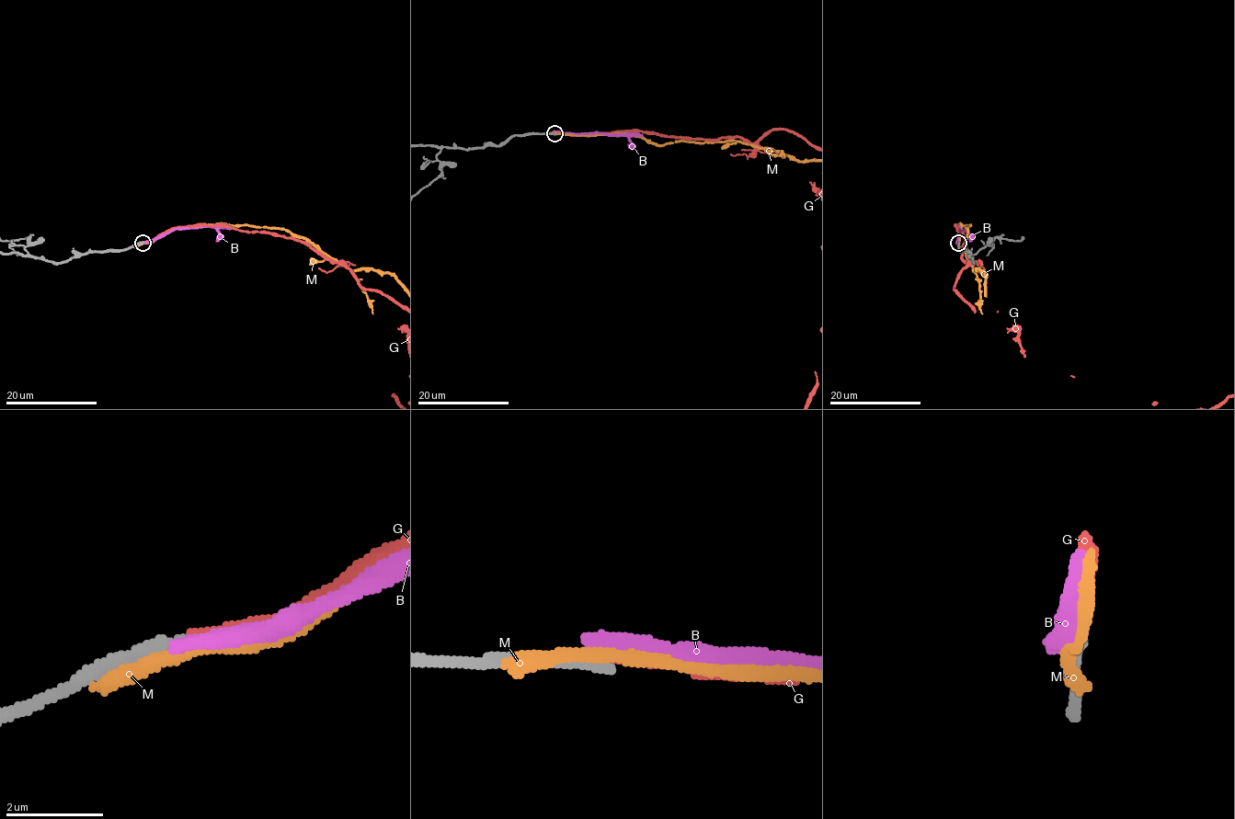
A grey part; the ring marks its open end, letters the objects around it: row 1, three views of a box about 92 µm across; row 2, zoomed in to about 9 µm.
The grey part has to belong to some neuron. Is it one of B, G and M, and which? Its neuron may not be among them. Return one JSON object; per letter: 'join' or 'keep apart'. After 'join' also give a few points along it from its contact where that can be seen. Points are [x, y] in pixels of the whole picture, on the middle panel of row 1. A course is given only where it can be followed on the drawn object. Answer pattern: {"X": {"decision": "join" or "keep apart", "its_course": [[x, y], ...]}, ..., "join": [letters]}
{"B": {"decision": "keep apart"}, "G": {"decision": "join"}, "M": {"decision": "keep apart"}, "join": ["G"]}

